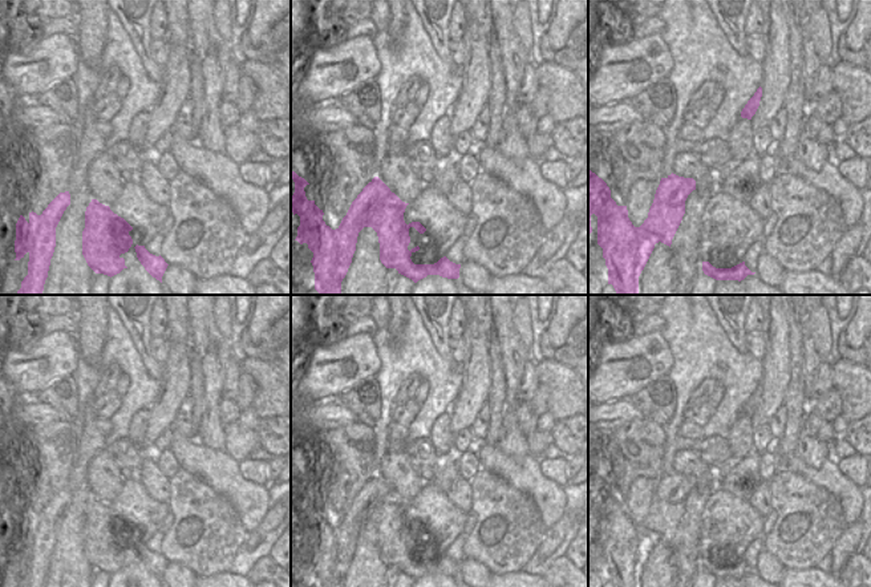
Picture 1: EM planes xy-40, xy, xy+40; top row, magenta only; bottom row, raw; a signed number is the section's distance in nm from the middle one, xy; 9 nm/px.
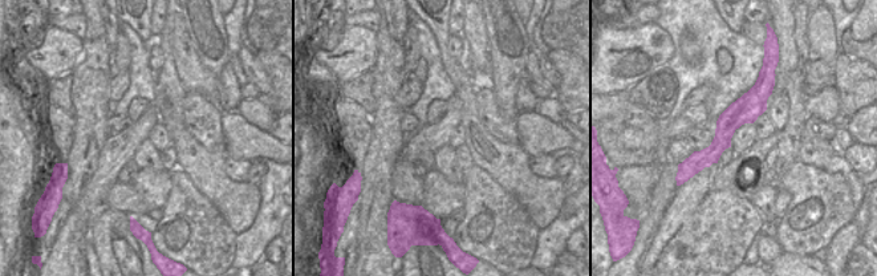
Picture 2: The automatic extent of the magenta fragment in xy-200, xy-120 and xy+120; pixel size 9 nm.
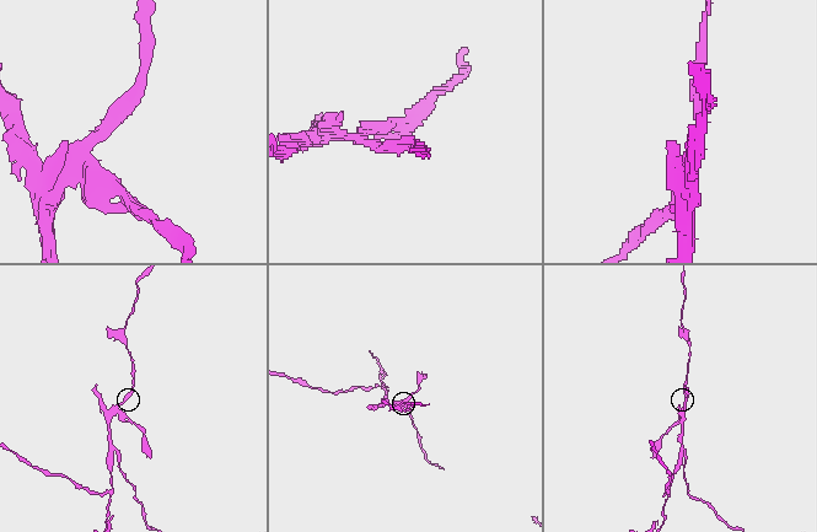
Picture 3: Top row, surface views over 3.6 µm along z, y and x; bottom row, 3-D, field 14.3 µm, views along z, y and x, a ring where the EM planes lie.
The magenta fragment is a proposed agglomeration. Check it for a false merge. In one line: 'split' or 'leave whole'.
split

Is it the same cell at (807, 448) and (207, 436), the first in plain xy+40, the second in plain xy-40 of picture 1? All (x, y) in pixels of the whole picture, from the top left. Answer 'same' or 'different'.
same

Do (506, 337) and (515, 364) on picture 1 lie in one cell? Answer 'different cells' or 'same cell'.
same cell

